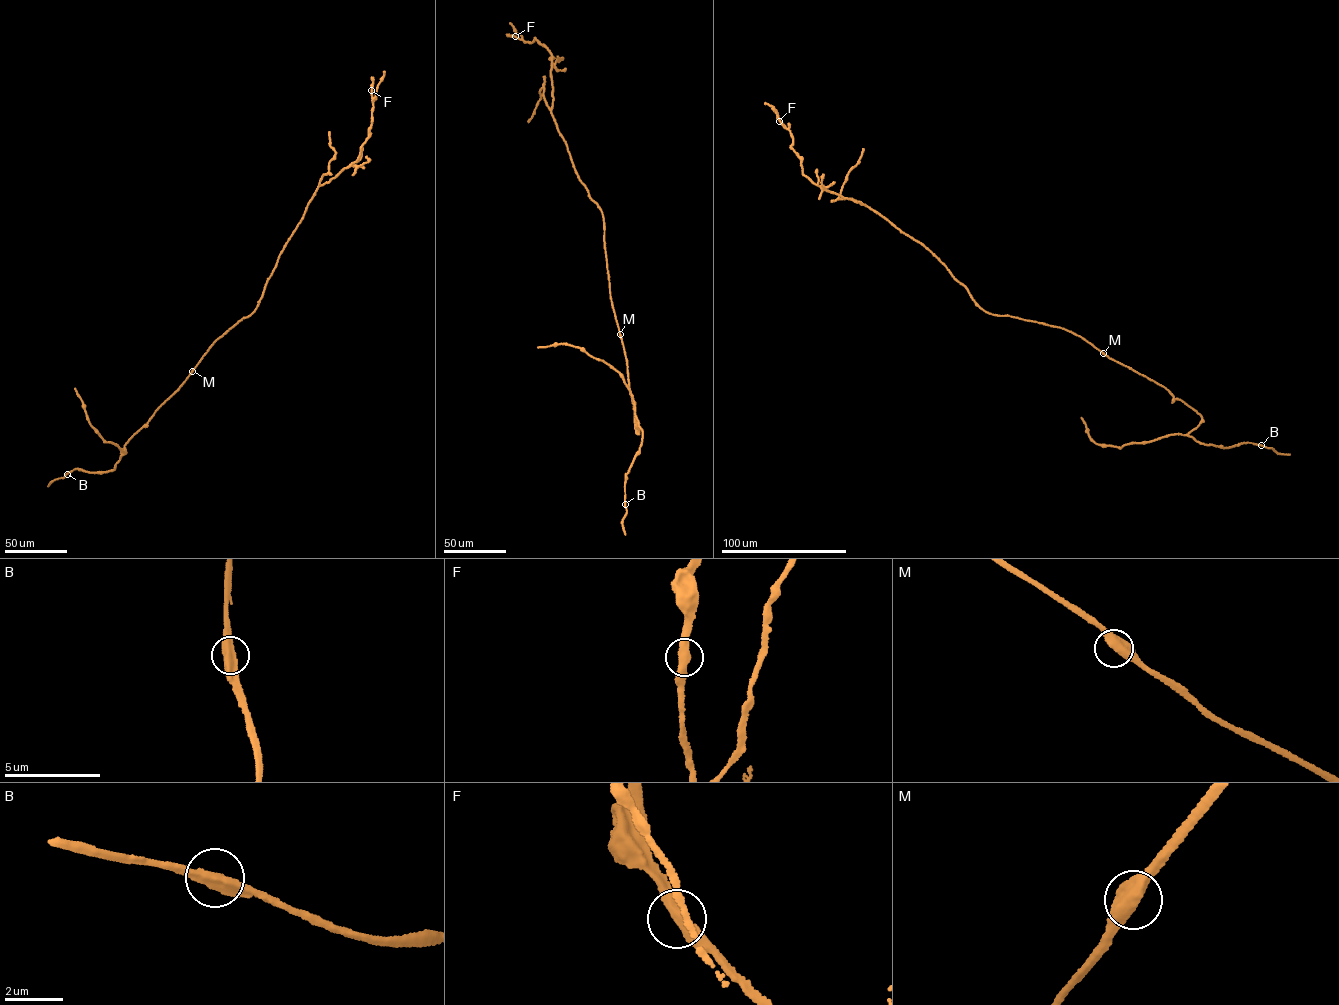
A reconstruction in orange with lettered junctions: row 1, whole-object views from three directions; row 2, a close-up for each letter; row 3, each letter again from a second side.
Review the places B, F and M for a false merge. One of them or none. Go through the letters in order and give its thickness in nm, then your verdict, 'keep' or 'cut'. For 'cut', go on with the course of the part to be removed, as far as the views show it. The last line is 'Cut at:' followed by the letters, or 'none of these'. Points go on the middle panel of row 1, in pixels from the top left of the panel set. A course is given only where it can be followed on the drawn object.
B: 460 nm | keep
F: 440 nm | keep
M: 480 nm | keep
Cut at: none of these

